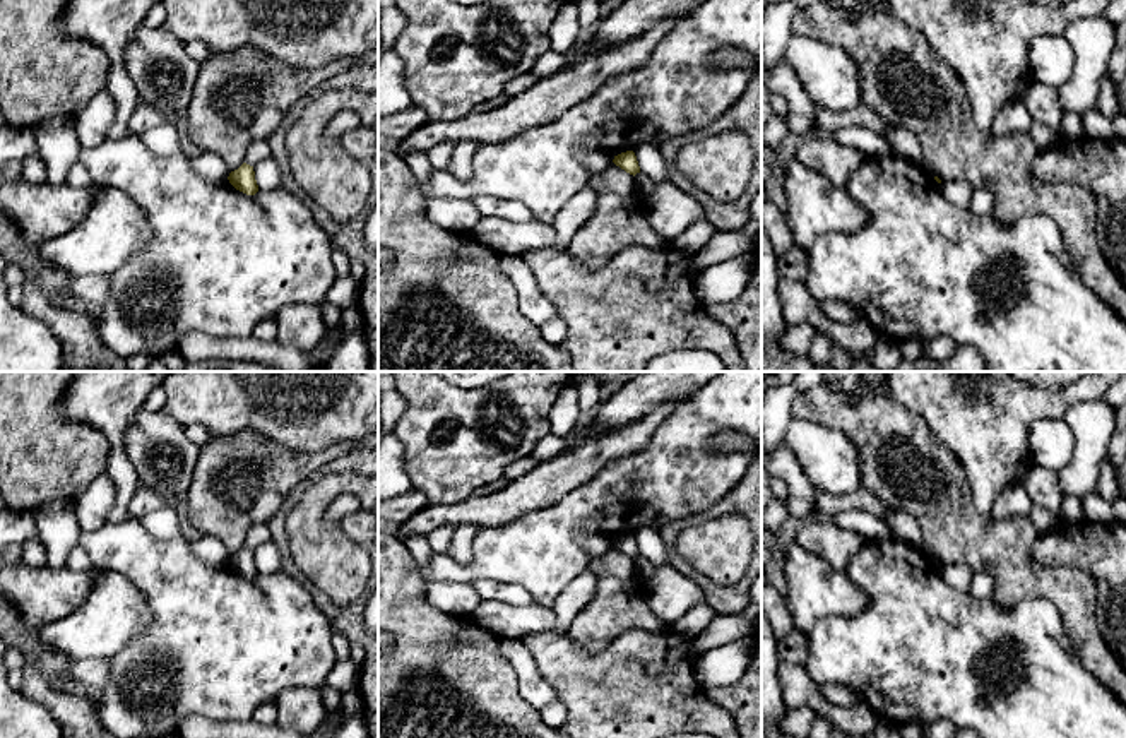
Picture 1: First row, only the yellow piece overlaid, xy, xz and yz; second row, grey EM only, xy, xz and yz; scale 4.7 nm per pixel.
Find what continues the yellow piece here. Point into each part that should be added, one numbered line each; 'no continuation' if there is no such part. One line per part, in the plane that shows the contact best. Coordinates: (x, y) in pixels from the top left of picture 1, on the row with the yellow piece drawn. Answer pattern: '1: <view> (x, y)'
no continuation

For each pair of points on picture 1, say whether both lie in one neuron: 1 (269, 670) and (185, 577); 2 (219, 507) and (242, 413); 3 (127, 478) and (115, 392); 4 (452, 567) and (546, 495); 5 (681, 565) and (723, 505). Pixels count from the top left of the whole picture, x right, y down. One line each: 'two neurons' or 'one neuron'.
1: one neuron
2: two neurons
3: one neuron
4: two neurons
5: one neuron

